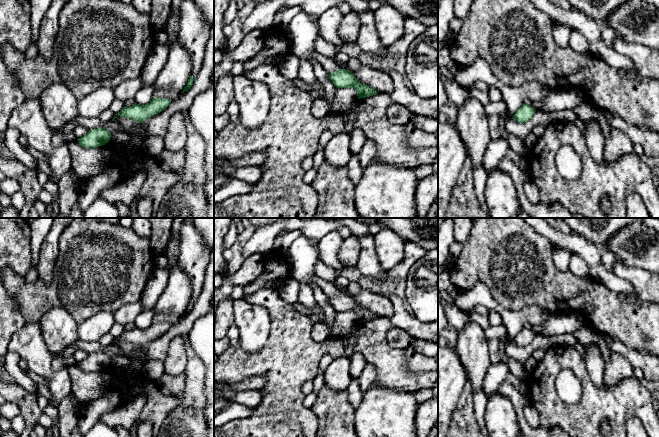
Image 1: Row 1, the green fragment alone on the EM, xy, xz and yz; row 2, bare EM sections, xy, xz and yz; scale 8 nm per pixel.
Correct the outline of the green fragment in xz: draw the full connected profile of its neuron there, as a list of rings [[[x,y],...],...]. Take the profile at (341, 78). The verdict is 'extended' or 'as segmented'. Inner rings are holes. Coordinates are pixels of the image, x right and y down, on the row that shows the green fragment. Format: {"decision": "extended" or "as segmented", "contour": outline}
{"decision": "as segmented", "contour": [[[339,69],[330,72],[329,79],[337,89],[354,88],[357,92],[358,99],[378,94],[378,92],[372,89],[370,86],[361,84],[356,79],[355,75],[349,70]]]}

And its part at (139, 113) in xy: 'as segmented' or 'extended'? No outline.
as segmented

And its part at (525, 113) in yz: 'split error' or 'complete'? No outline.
complete

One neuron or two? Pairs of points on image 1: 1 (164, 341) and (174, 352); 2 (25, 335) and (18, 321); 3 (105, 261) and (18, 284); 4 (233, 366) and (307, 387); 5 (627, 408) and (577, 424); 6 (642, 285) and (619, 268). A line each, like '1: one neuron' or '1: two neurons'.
1: two neurons
2: two neurons
3: one neuron
4: two neurons
5: one neuron
6: one neuron

